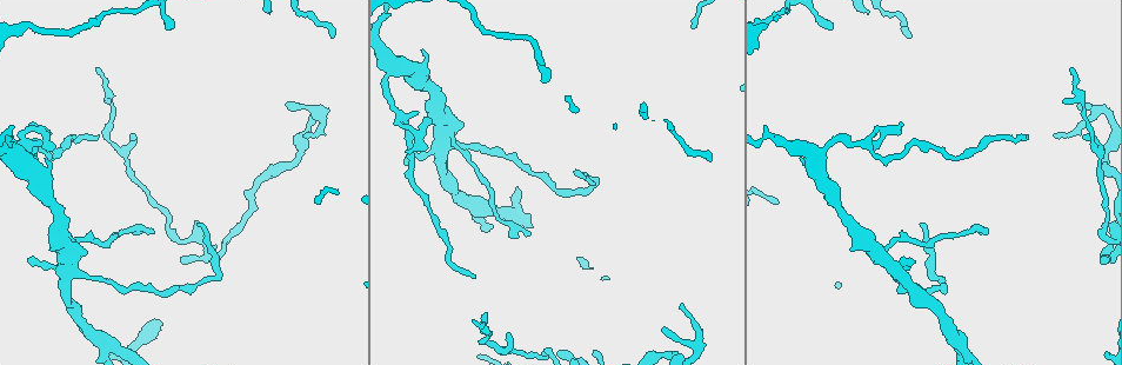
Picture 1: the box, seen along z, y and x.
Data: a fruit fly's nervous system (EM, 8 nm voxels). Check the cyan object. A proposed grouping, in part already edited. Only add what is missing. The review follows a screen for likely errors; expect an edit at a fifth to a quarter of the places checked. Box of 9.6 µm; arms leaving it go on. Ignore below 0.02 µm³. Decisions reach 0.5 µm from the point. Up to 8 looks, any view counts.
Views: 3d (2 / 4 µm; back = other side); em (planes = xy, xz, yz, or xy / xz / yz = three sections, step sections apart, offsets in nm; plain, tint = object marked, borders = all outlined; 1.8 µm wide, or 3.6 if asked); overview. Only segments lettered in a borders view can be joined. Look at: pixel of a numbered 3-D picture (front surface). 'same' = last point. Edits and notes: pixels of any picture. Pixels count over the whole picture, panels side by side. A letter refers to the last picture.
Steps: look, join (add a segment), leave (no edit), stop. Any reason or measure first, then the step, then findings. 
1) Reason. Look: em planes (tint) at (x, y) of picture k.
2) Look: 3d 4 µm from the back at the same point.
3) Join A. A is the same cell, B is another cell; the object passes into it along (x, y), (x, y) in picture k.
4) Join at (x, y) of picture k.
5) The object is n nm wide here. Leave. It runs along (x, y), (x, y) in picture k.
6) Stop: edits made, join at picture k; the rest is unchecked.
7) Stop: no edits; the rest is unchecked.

End of a long branch. Look: em planes (plain) at (831, 29) of picture 1.

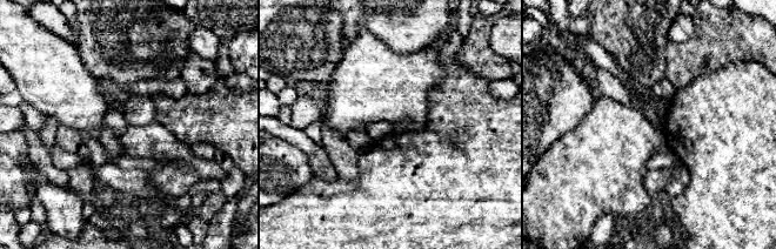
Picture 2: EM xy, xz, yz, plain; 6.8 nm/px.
Look: em planes (tint) at the same point.

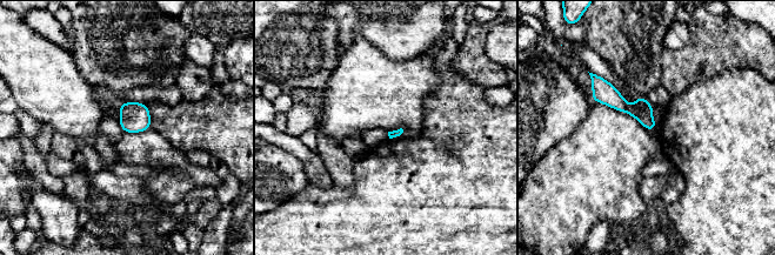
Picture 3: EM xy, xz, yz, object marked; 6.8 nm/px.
What lies round it. Look: em planes (borders) at the same point.

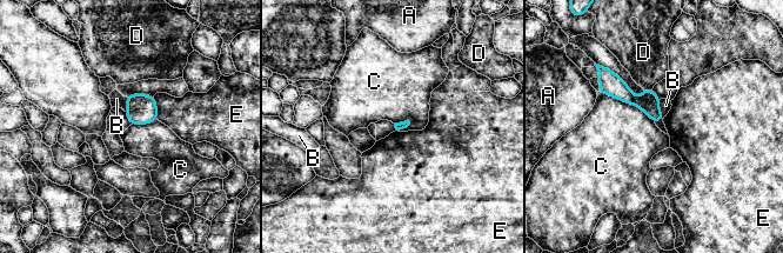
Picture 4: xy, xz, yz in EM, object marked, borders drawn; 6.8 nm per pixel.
Leave. A, B, C, D and E are other cells; it runs along (602, 79), (642, 101), (658, 118) in picture 4; none of them fits.

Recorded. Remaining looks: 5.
End of a long branch. Look: em planes (tint) at (573, 172) of picture 1.

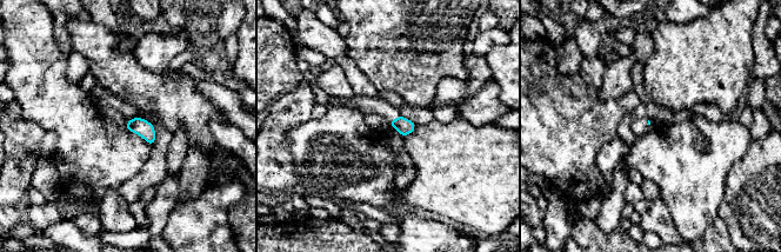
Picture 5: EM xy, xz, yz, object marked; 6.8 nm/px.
What lies round it. Look: em planes (borders) at the same point.

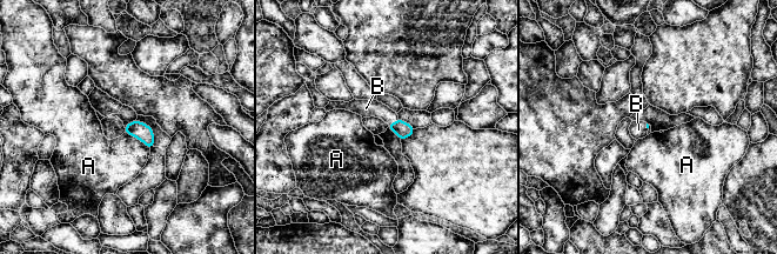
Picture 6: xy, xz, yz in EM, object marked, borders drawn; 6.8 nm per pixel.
The longest contact is with A, 220 nm. Join at (366, 108) of picture 6. B is the same cell, A is another cell; the object passes into it along (402, 129), (393, 122), (366, 108) in picture 6; the cell continues.

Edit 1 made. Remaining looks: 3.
Thin end. Look: em planes (borders) at (185, 262) of picture 1.

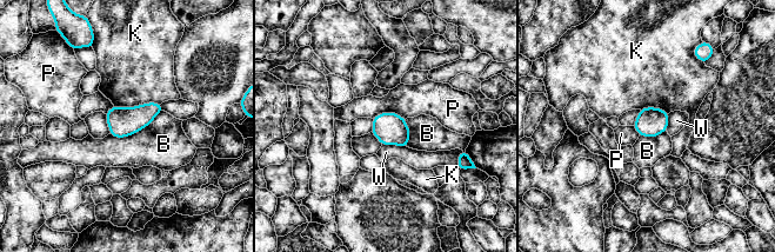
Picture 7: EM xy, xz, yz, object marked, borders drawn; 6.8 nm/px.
Leave. B, K, P and W are other cells; a border runs along (162, 110), (131, 134), (109, 134) in picture 7; no lettered segment goes on from it.

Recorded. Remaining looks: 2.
Stop: edits made, join at picture 6; the rest is unchecked.

